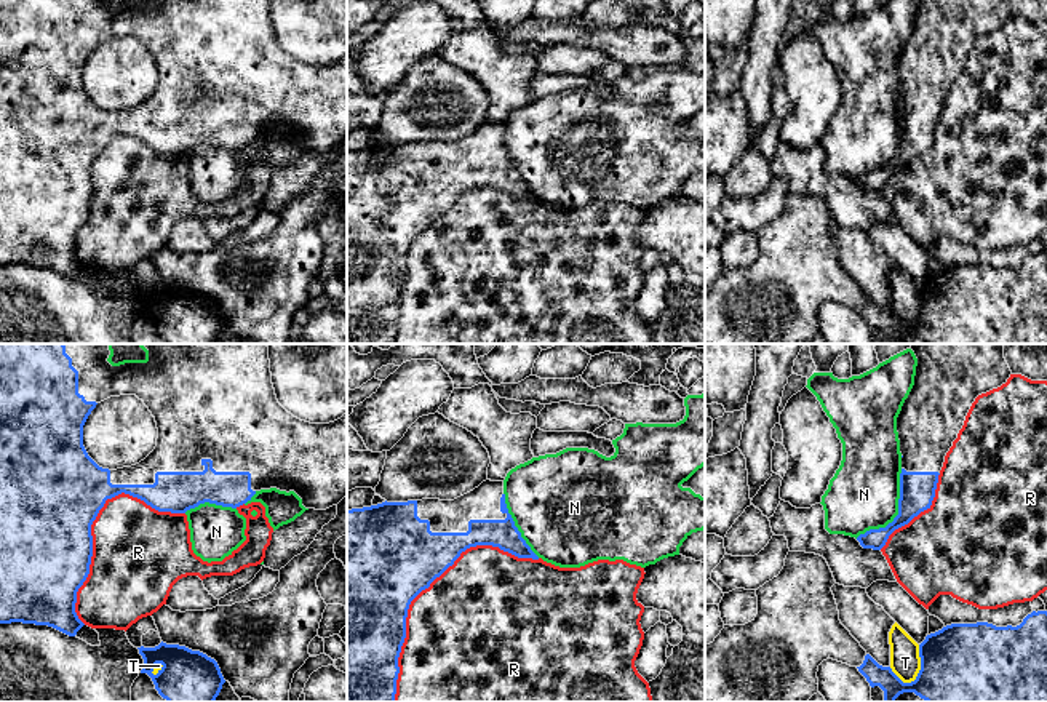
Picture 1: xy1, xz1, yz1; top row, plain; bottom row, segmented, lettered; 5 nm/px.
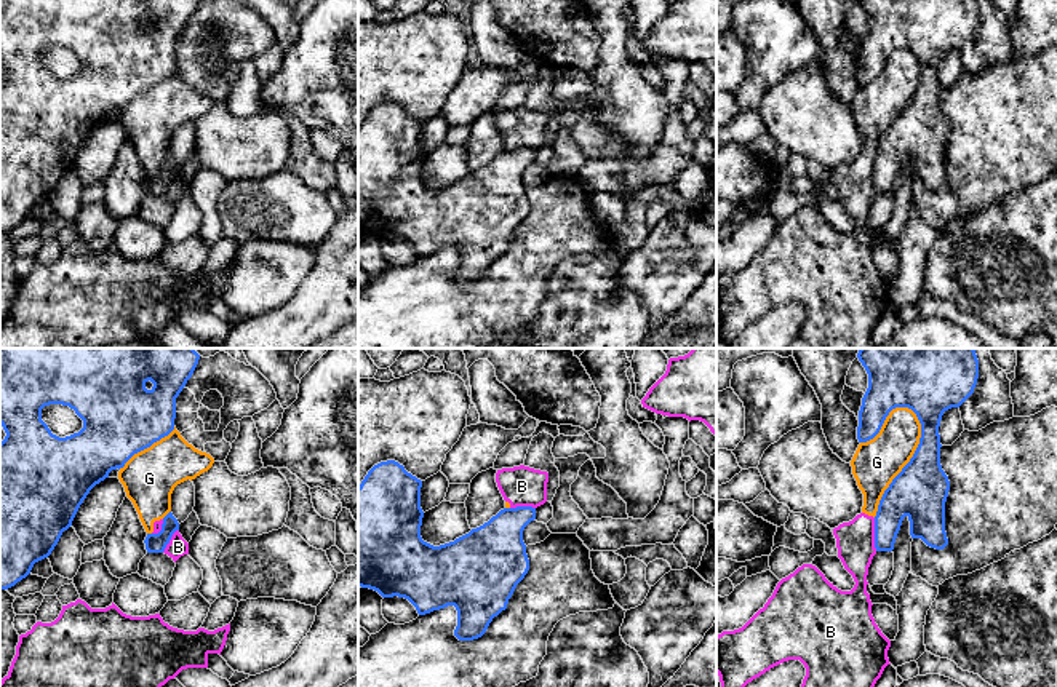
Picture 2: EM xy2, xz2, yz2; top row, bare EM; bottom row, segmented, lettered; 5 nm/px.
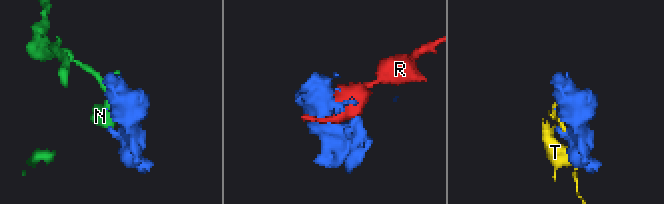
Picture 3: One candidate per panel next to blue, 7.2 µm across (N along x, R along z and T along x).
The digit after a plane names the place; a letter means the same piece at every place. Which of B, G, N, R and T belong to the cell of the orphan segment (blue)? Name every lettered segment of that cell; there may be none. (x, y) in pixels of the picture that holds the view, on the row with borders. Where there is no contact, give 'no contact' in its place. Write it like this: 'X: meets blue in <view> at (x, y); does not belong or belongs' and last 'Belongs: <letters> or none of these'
B: meets blue in yz2 at (875, 534); does not belong
G: meets blue in yz2 at (909, 462); does not belong
N: meets blue in yz1 at (899, 514); does not belong
R: meets blue in xz1 at (425, 587); does not belong
T: meets blue in yz1 at (921, 667); does not belong
Belongs: none of these

